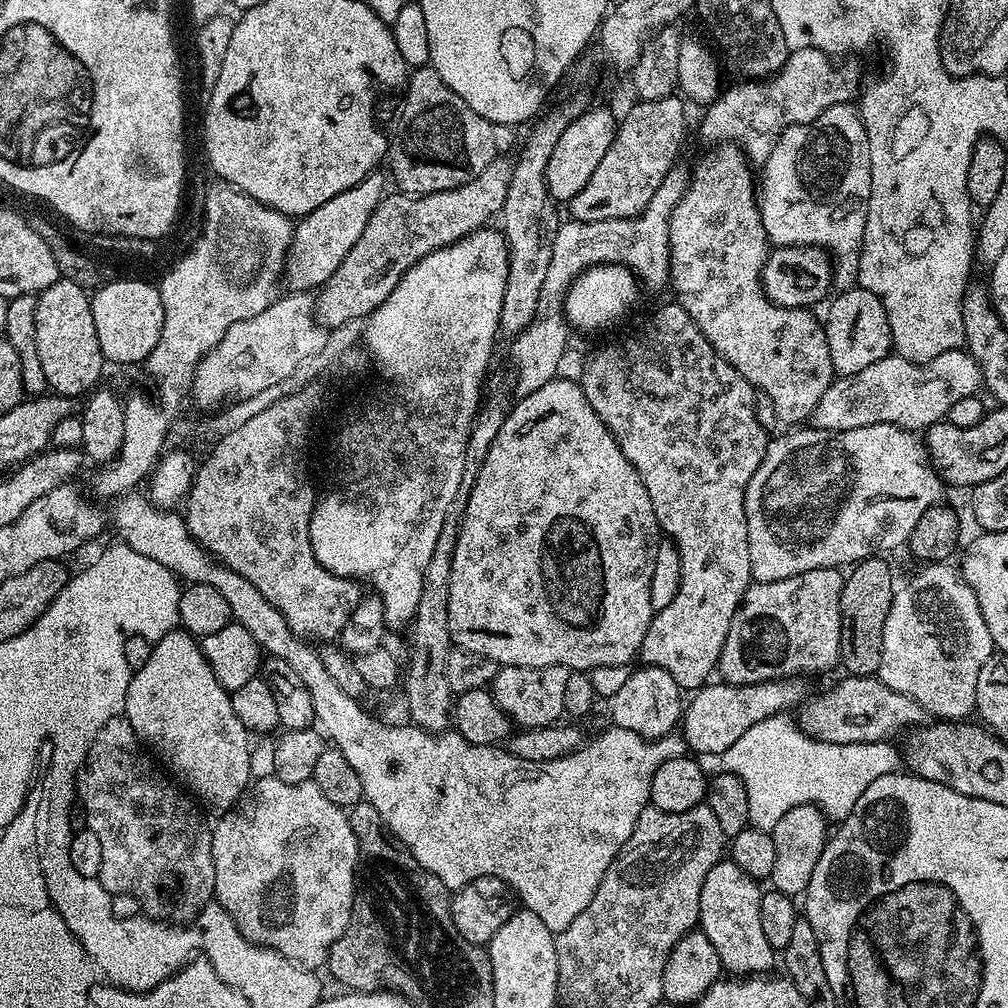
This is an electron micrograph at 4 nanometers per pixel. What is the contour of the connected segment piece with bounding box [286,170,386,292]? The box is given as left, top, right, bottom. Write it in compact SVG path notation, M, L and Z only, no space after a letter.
M380 170L371 172L367 178L358 182L350 190L342 190L342 194L334 194L334 198L330 198L330 202L322 202L322 206L318 206L318 210L308 212L295 221L292 230L292 244L288 247L286 257L288 292L308 292L319 289L320 285L325 284L330 278L330 274L334 274L334 270L338 268L342 258L346 258L346 254L350 254L350 246L354 246L354 242L358 242L358 238L362 238L362 230L366 230L366 222L370 222L370 214L374 214L374 210L386 195L382 173L383 171Z

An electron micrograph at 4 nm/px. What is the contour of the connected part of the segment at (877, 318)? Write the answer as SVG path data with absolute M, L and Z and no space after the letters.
M853 286L841 291L839 295L840 297L828 308L828 320L823 321L824 333L826 334L833 373L837 377L853 376L858 374L858 370L866 370L866 366L874 366L874 362L878 362L883 356L887 356L893 351L890 322L882 302L877 296L870 294L870 290Z

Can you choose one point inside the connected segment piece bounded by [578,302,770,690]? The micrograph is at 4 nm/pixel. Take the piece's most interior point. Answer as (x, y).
(683, 416)

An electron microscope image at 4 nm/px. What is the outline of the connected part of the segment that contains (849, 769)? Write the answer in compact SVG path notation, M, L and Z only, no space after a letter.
M783 715L767 716L758 726L750 726L738 742L734 742L722 754L723 771L733 772L738 778L742 778L742 786L746 786L746 799L750 802L751 827L772 832L774 826L778 826L778 821L786 810L794 810L796 806L803 804L815 804L819 806L825 817L829 821L839 822L854 810L858 798L866 794L866 786L874 782L877 778L882 778L886 774L897 771L901 767L901 755L891 748L891 743L881 742L879 744L831 744L815 740L812 736L801 730L795 723L784 720Z

